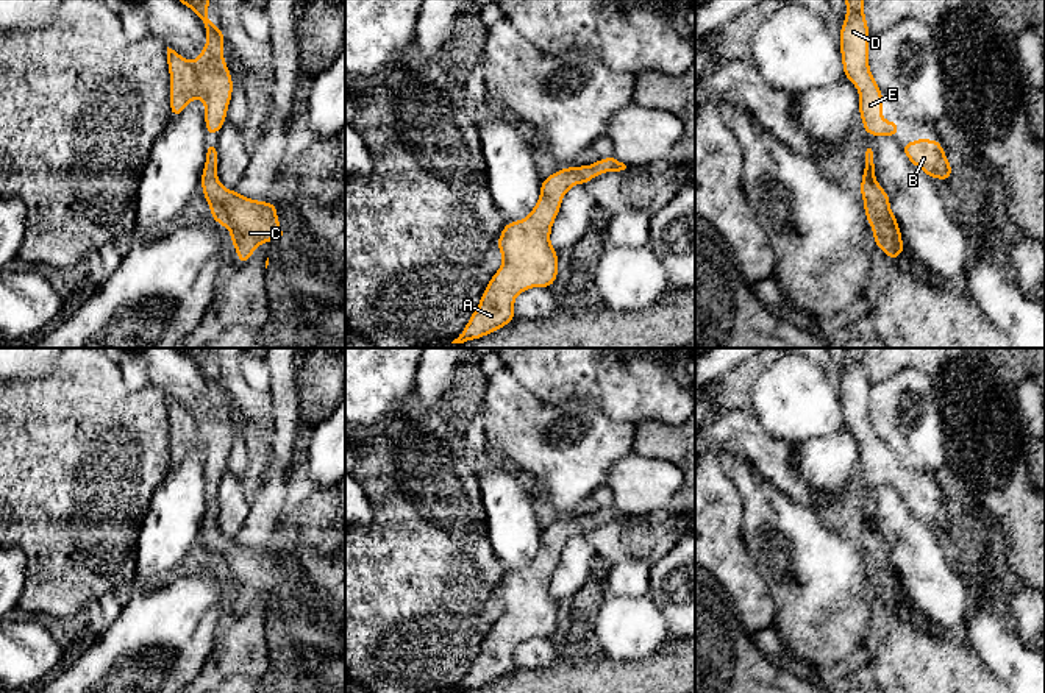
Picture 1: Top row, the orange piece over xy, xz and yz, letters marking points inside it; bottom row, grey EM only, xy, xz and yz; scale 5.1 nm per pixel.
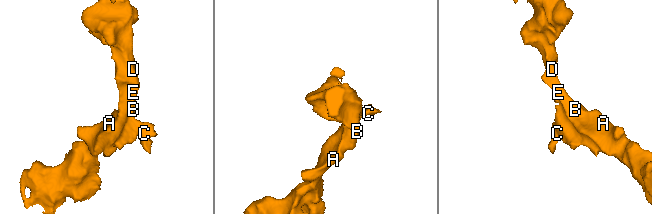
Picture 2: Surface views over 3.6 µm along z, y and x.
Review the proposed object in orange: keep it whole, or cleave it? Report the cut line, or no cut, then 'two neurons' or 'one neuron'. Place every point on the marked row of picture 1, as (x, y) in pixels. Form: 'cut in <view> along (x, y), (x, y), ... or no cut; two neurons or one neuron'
no cut; one neuron

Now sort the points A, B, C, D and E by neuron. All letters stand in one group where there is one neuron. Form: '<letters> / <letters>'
A B C D E

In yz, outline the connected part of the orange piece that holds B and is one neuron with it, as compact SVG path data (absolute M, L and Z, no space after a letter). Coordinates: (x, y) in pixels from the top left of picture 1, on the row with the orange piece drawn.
M922 136L917 142L912 140L900 147L906 158L931 179L939 178L947 181L951 178L953 169L943 153L939 137L929 142L926 136Z

